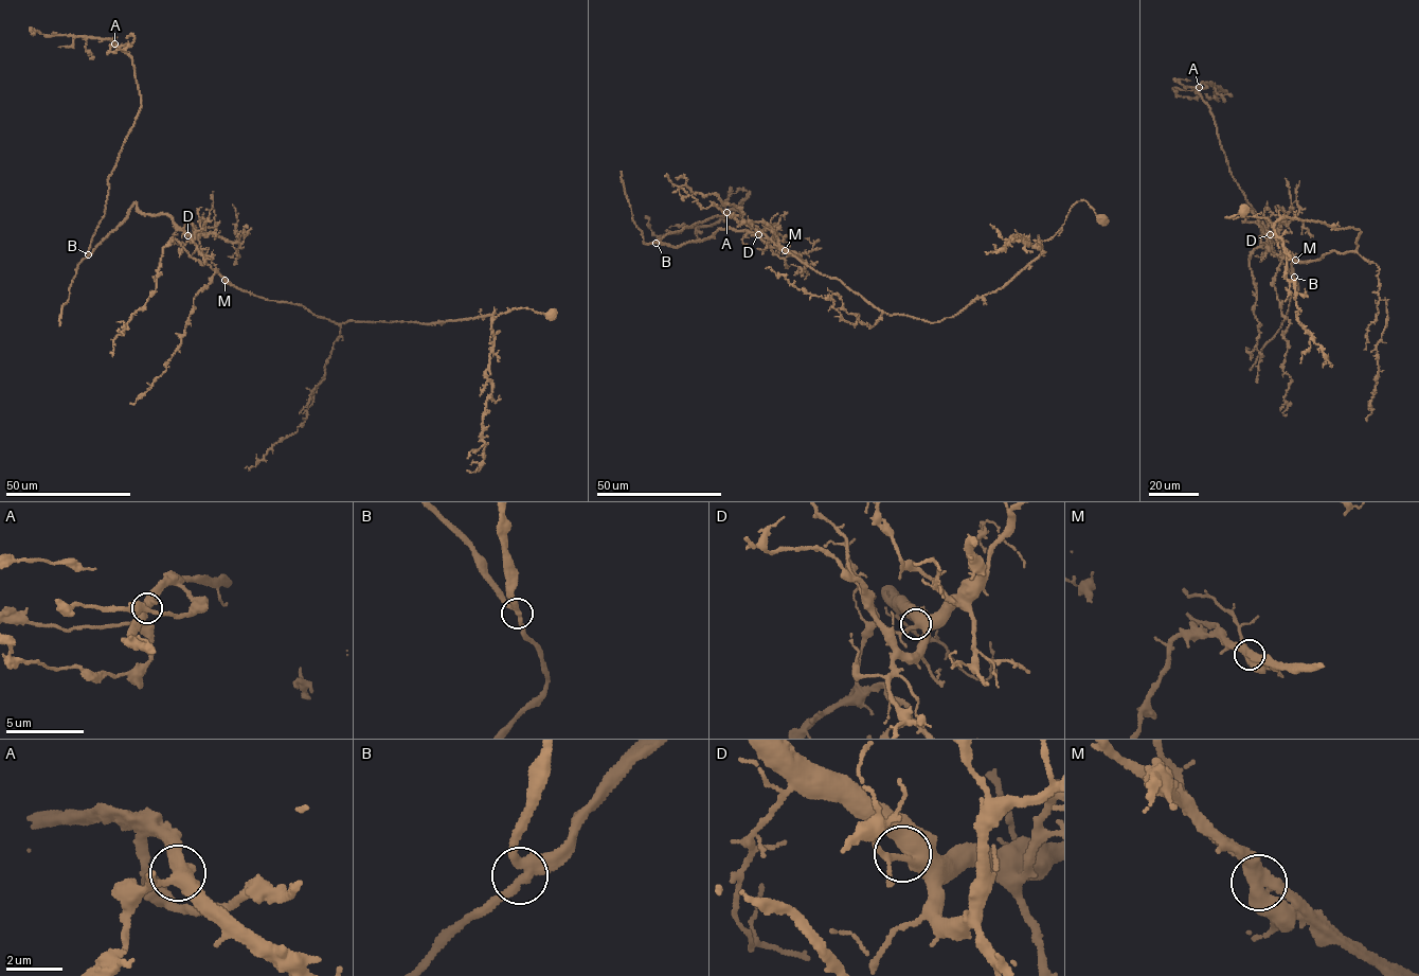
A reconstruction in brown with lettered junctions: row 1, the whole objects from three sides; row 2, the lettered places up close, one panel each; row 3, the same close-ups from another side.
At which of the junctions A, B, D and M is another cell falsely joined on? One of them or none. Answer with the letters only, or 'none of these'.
M

